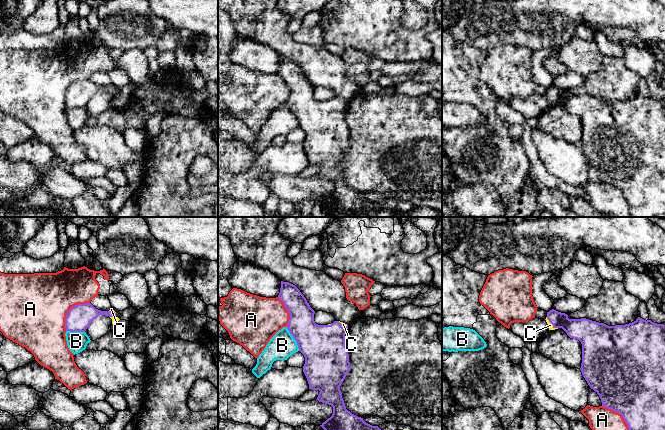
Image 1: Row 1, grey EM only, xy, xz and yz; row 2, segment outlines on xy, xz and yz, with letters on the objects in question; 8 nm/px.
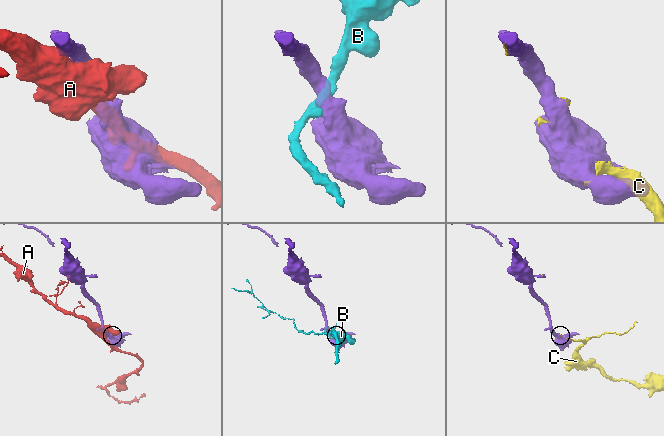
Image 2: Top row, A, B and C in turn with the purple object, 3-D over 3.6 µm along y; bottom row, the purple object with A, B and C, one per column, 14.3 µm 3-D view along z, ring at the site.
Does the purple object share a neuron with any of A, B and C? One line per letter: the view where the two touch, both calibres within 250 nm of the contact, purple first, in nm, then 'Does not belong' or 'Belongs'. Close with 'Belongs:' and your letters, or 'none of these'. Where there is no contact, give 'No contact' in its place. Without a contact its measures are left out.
A: Touches purple in yz. Thickness 460 nm (purple) against 240 nm. Does not belong
B: Touches purple in xz. Thickness 340 nm (purple) against 220 nm. Does not belong
C: Touches purple in yz. Thickness 180 nm (purple) against 40 nm. Belongs
Belongs: C

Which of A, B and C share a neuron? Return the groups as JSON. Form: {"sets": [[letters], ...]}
{"sets": [["A"], ["B"], ["C"]]}

